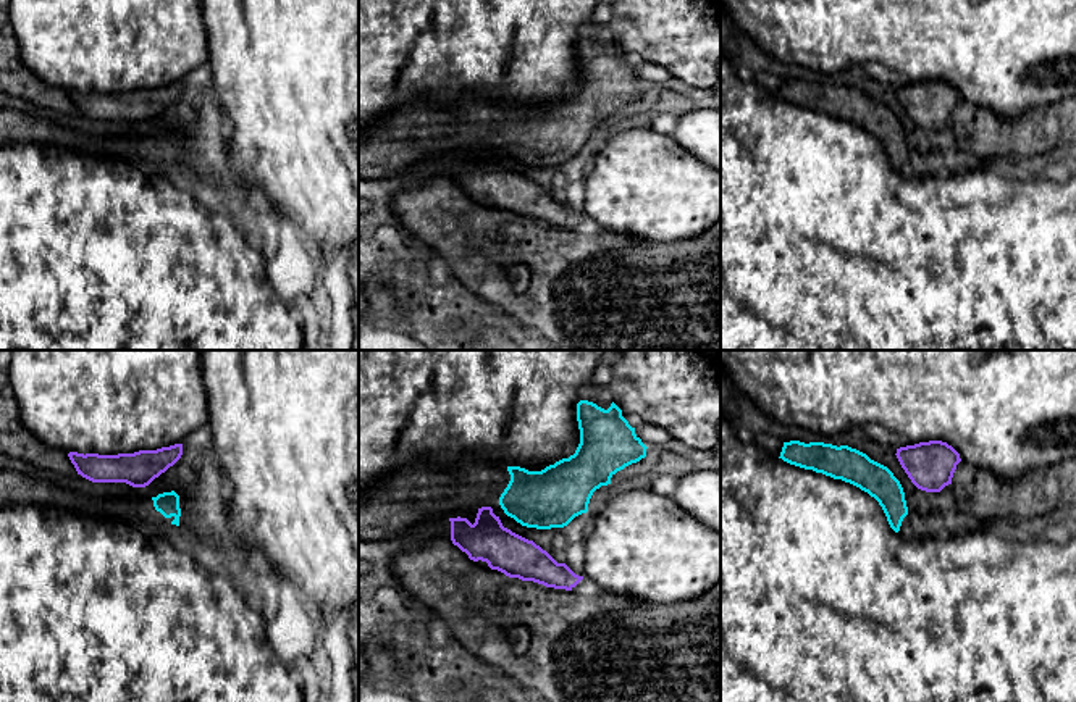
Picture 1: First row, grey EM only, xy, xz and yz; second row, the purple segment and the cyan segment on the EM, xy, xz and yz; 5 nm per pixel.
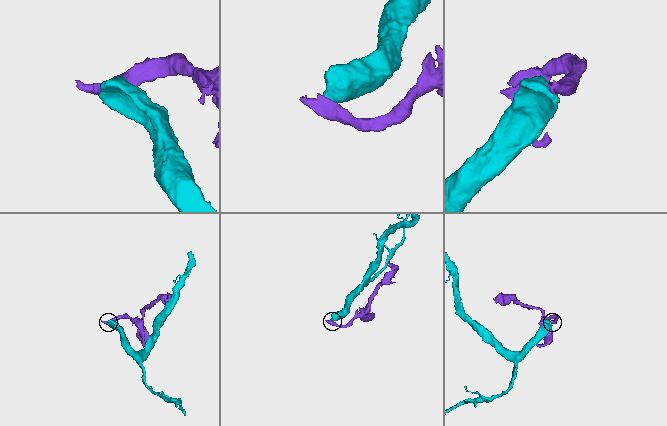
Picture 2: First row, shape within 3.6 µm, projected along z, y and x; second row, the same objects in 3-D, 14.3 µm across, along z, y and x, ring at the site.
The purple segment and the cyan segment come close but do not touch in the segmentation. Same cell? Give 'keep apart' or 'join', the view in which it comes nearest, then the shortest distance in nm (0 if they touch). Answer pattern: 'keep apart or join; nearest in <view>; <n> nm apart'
keep apart; nearest in xz; 40 nm apart

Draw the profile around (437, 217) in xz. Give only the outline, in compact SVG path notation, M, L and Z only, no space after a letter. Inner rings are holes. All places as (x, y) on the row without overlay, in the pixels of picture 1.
M448 178L401 190L393 200L393 211L409 232L412 245L438 253L457 270L462 282L559 350L721 350L721 219L693 239L674 242L653 242L609 231L582 234L483 207L464 197L460 187ZM517 265L528 271L522 290L504 282L507 270Z

